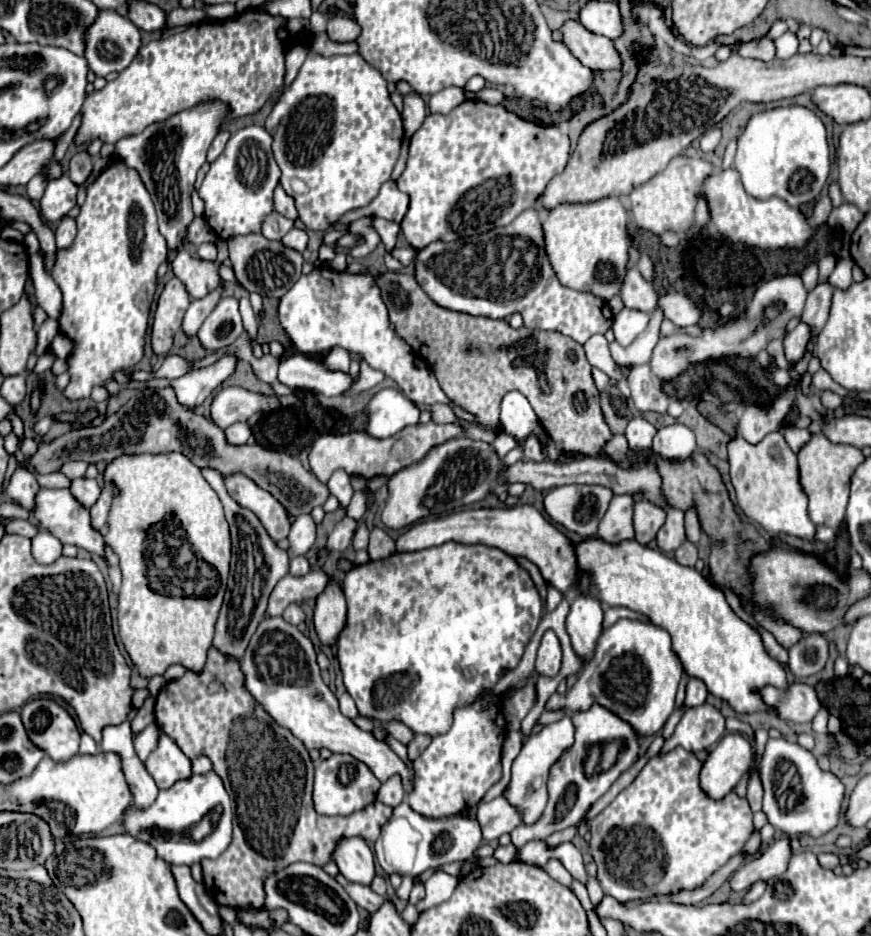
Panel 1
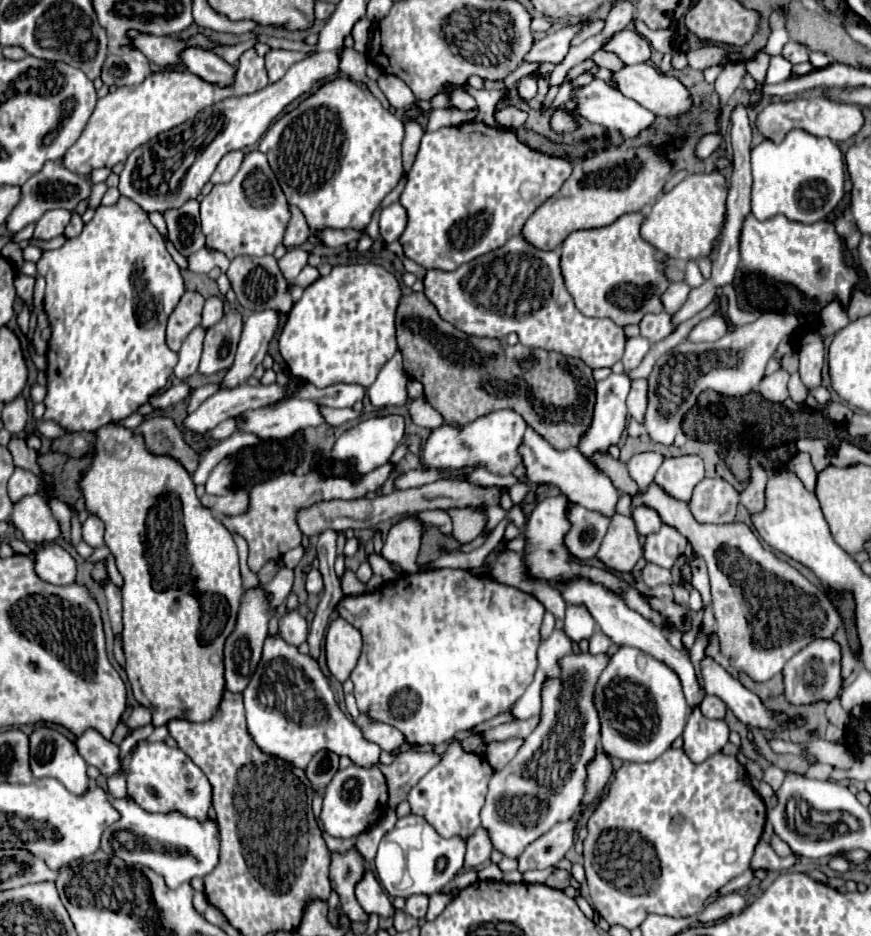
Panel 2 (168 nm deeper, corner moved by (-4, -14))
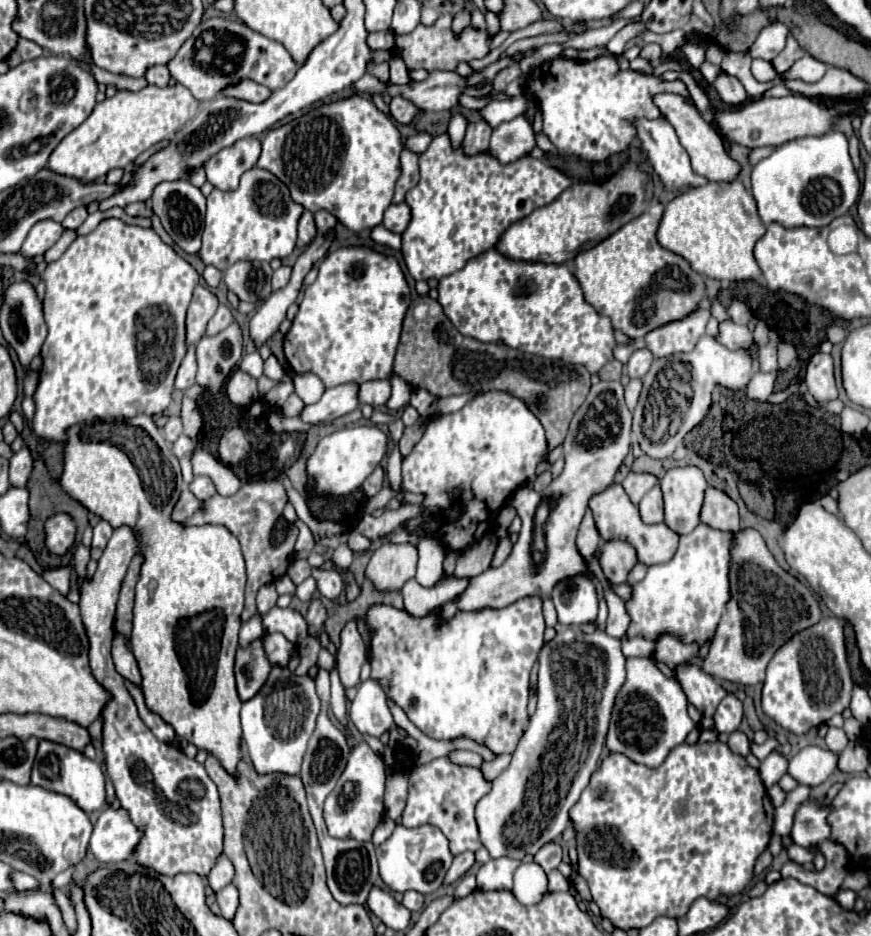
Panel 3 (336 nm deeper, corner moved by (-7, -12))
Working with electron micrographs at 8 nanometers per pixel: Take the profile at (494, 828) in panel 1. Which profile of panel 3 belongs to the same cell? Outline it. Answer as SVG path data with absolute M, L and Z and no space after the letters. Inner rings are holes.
M463 852L463 854L455 856L453 866L449 868L449 872L447 872L447 876L445 876L445 884L457 882L473 864L475 864L475 854L473 854L473 852Z

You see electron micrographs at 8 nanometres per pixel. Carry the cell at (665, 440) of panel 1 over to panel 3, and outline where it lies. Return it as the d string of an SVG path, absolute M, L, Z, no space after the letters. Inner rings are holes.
M697 466L671 468L663 476L661 492L665 500L665 522L677 534L689 534L699 526L705 488L705 476Z

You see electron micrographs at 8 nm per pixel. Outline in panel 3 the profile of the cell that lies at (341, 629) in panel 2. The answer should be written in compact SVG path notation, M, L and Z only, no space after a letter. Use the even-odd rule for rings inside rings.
M349 620L341 630L341 644L337 650L337 670L345 688L353 688L359 684L359 672L365 658L365 642L359 634L357 622Z

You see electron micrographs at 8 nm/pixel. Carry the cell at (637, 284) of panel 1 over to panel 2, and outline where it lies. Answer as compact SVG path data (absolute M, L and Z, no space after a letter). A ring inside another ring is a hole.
M660 312L660 314L646 314L640 322L640 334L650 340L652 344L668 338L674 332L674 322L670 312Z

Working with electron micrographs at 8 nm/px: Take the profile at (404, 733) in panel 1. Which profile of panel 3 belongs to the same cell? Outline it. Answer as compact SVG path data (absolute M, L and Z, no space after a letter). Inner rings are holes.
M365 680L357 688L357 694L351 702L349 718L361 734L369 734L375 738L381 738L395 724L387 704L387 696L373 680Z

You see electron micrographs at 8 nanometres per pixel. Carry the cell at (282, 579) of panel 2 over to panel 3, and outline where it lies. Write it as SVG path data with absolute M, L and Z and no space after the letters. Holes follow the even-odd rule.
M256 613L247 622L242 623L239 632L239 646L246 648L253 640L263 634L263 625L260 613Z

